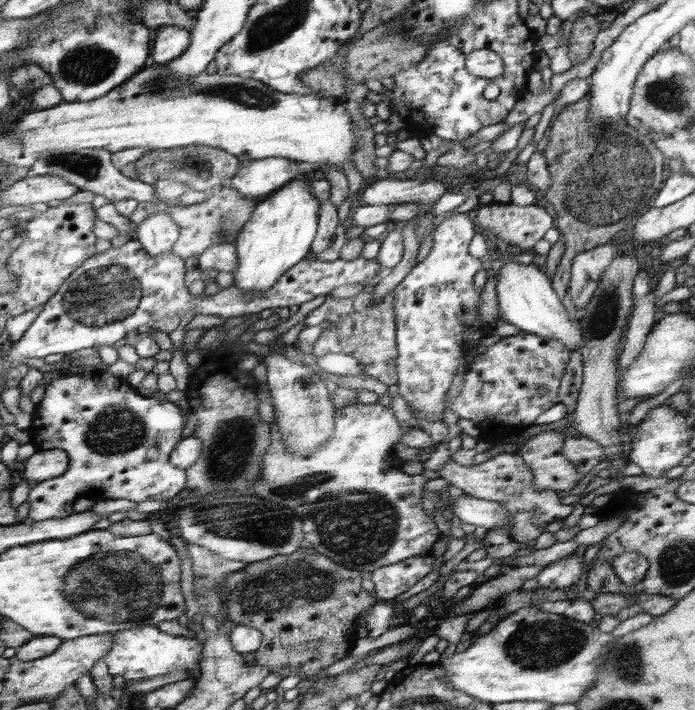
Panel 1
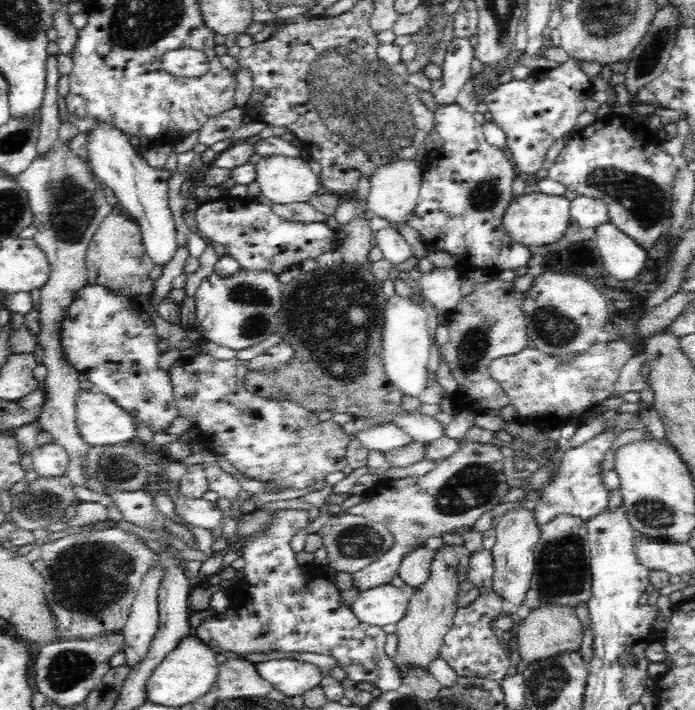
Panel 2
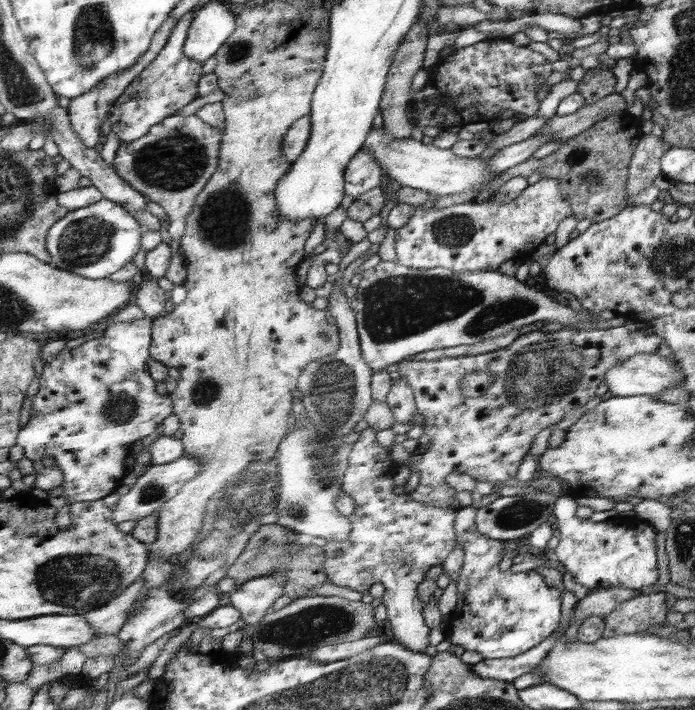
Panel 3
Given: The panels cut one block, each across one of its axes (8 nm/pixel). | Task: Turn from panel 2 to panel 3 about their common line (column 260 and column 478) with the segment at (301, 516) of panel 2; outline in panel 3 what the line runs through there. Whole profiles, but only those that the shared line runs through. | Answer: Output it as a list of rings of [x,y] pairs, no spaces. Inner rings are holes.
[[[470,505],[469,507],[458,508],[458,516],[455,518],[455,534],[458,536],[458,545],[464,549],[464,558],[463,565],[460,569],[458,578],[457,578],[457,606],[456,610],[450,614],[450,618],[448,620],[448,628],[446,630],[445,635],[440,637],[446,637],[450,640],[450,643],[454,645],[461,646],[466,649],[466,651],[474,651],[478,654],[481,654],[484,659],[488,658],[514,658],[516,656],[520,656],[520,654],[524,654],[524,652],[528,652],[528,650],[535,649],[536,646],[540,644],[540,642],[544,642],[548,636],[552,636],[557,630],[559,630],[560,626],[560,588],[548,588],[546,584],[544,584],[544,578],[540,576],[536,571],[526,571],[526,572],[512,572],[512,570],[500,570],[498,567],[499,562],[501,561],[501,557],[506,554],[506,549],[504,547],[504,542],[500,539],[488,538],[488,535],[483,535],[475,523],[475,516],[478,507],[476,505]]]

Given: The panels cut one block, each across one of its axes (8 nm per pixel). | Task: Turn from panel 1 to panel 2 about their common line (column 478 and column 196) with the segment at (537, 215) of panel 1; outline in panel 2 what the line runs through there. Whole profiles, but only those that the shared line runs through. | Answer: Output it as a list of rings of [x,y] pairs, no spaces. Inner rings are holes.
[[[228,195],[215,201],[208,200],[194,210],[194,215],[193,222],[204,240],[222,244],[226,253],[238,260],[241,269],[246,271],[265,271],[278,276],[291,266],[300,266],[303,260],[334,251],[341,241],[340,235],[325,222],[289,222],[277,216],[266,204],[248,197]]]

